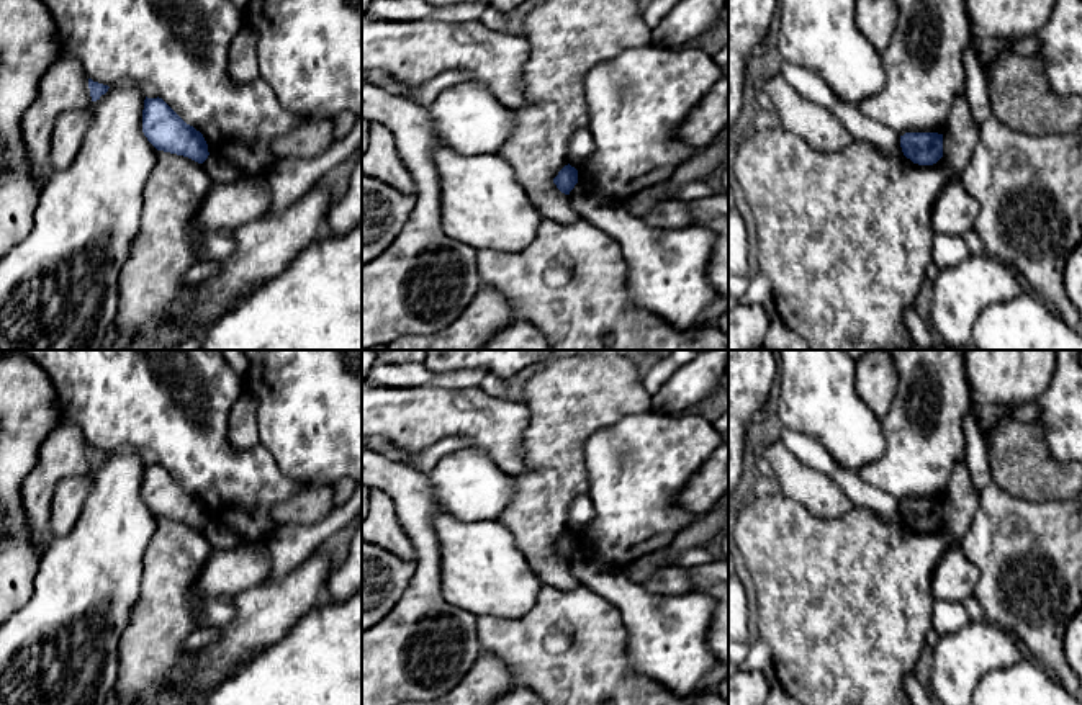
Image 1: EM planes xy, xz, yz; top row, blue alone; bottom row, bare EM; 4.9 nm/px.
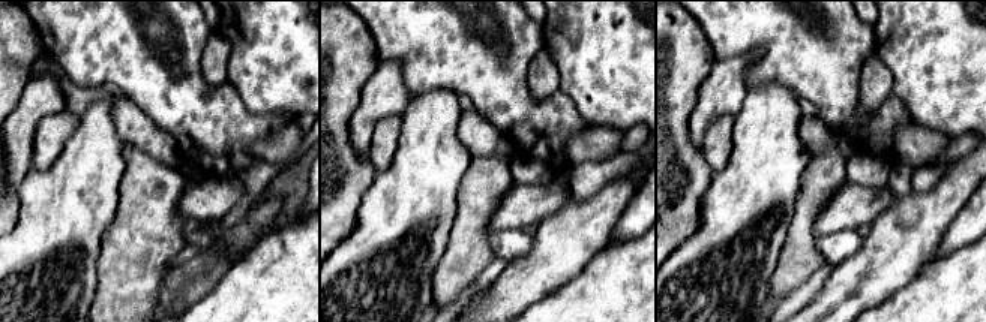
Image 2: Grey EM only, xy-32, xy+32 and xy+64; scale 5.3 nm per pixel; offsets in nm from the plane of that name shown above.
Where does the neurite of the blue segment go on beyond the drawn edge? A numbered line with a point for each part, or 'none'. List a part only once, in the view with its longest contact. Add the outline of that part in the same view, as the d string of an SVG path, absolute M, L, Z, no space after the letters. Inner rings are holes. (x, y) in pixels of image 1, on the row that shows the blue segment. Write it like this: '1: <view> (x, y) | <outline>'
1: xz (667, 267) | M579 182L568 198L579 219L586 219L619 244L629 267L629 304L653 312L678 330L692 329L702 311L719 296L707 278L719 236L696 224L676 229L648 226L643 218L630 214L624 203L604 198Z

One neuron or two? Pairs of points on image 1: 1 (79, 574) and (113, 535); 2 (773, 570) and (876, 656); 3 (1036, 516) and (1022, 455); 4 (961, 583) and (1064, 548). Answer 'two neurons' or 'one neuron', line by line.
1: one neuron
2: one neuron
3: two neurons
4: two neurons

